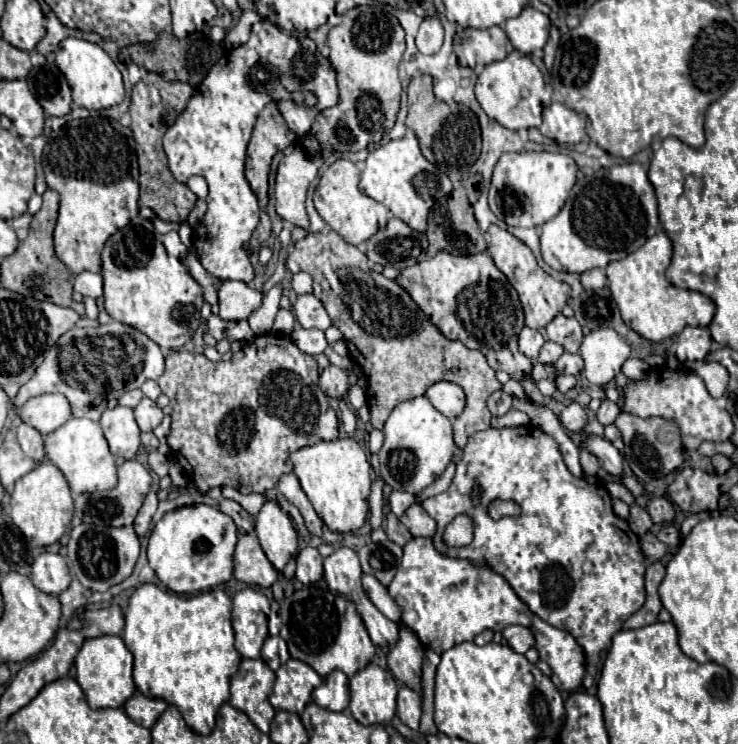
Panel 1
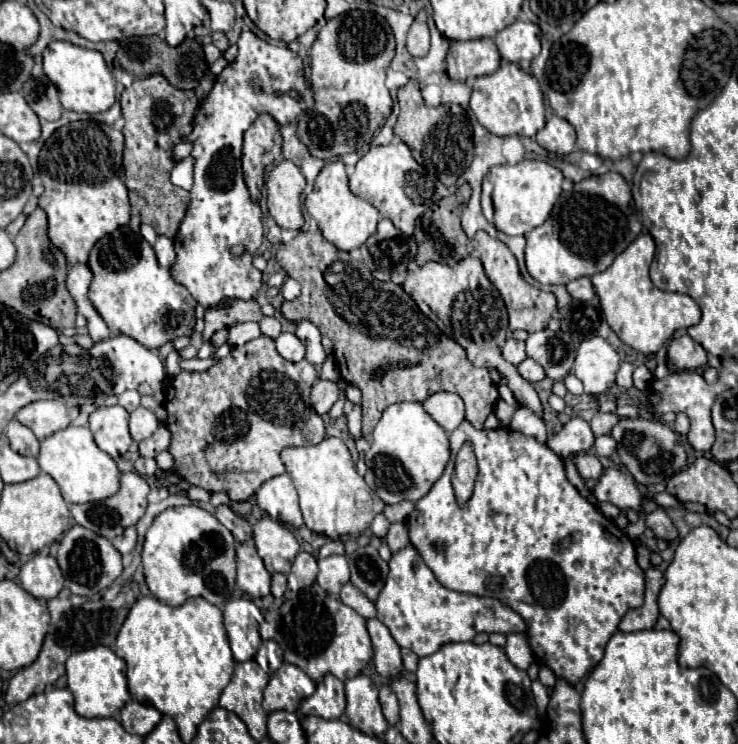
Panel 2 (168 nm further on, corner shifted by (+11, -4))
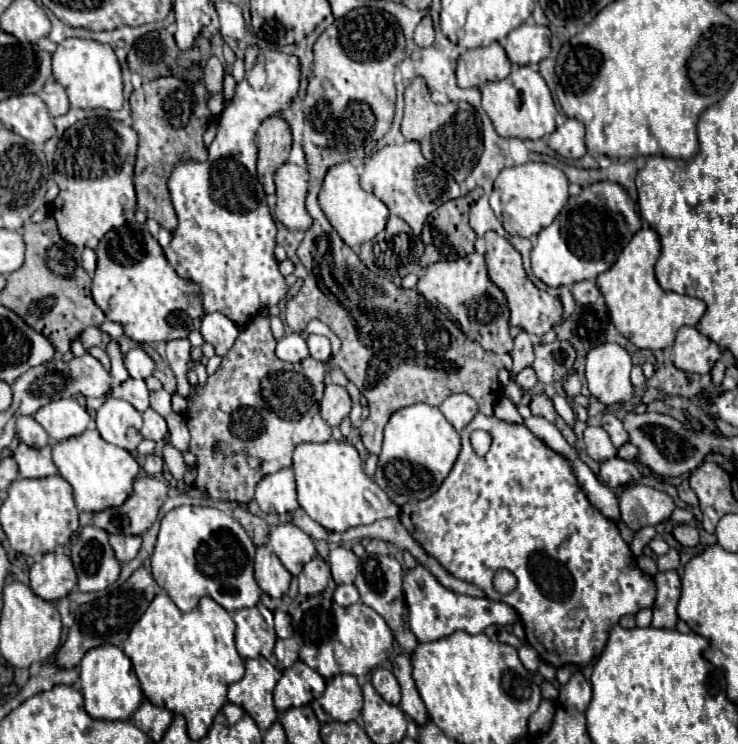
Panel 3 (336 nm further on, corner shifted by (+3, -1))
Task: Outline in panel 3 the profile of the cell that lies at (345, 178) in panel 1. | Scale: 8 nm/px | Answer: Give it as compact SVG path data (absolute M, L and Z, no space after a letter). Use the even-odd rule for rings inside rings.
M338 163L332 169L328 169L322 189L318 193L318 201L326 219L332 223L332 227L338 231L338 235L348 247L356 247L364 241L370 241L386 227L388 207L374 193L366 193L360 187L358 171L352 163Z

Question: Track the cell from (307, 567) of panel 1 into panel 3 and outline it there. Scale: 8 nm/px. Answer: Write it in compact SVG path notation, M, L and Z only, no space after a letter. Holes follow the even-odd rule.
M316 555L312 561L308 561L298 575L298 585L300 585L300 595L320 595L330 579L330 565Z

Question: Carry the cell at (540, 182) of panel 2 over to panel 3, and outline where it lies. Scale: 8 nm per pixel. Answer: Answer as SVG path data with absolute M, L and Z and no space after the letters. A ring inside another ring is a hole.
M532 161L502 169L490 195L490 207L498 217L498 221L510 235L518 237L538 235L544 227L548 227L556 219L556 215L564 209L566 201L568 201L568 177L548 163L532 163Z

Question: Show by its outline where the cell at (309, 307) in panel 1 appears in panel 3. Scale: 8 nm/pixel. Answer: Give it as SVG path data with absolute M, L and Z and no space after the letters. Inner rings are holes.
M310 335L308 337L308 349L310 349L310 355L316 359L316 361L328 361L330 355L332 355L332 349L330 349L330 339L328 337L322 337L322 335Z

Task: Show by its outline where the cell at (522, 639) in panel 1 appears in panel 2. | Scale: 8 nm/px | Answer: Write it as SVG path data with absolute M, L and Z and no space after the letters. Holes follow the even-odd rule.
M506 634L504 652L516 668L526 670L534 662L534 652L530 650L528 638L524 634Z

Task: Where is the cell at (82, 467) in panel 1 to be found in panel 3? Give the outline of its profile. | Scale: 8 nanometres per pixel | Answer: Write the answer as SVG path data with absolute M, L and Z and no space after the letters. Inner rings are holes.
M94 427L86 429L78 437L70 437L66 441L56 443L54 445L54 463L60 475L72 485L76 507L86 513L98 513L108 507L122 505L130 497L132 483L140 471L140 465L126 449L106 443L100 437L98 429Z

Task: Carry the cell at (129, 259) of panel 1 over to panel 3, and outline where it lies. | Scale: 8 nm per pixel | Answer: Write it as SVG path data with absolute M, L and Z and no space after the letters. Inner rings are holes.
M120 227L108 231L106 239L96 247L98 265L92 279L91 293L96 305L104 311L110 321L116 321L124 327L124 333L132 337L136 343L158 343L170 339L188 337L190 331L200 329L202 321L202 293L200 285L192 285L192 281L182 279L166 261L160 243L148 233L132 227Z

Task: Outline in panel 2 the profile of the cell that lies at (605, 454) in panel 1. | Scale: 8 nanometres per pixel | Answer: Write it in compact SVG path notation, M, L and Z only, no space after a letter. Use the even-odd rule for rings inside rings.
M604 468L592 494L598 502L612 502L622 512L628 508L636 512L642 510L642 494L638 492L634 478L618 468Z

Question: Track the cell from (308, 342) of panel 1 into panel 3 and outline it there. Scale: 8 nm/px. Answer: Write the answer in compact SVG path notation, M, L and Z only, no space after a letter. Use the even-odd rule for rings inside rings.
M298 333L284 335L284 337L278 341L276 355L278 355L278 359L282 359L282 361L298 363L298 361L302 361L302 359L306 359L306 357L308 357L306 341L304 341Z

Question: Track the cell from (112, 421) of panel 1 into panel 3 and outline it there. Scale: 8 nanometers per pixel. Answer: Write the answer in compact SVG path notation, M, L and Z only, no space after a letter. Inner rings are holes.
M108 397L96 413L96 429L104 441L134 451L142 441L142 415L128 401Z

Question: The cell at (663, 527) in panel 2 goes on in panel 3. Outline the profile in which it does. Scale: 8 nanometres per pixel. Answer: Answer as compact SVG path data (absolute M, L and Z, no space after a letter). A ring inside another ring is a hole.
M676 525L672 535L684 547L698 547L700 545L700 535L698 535L698 529L694 525Z

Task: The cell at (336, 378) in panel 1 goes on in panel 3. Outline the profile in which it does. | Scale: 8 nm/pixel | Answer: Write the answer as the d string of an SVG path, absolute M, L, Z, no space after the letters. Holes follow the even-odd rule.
M326 385L324 389L324 397L320 401L320 413L322 413L322 419L328 423L328 425L340 425L344 417L348 417L352 409L352 401L350 401L350 395L344 387L340 385Z

